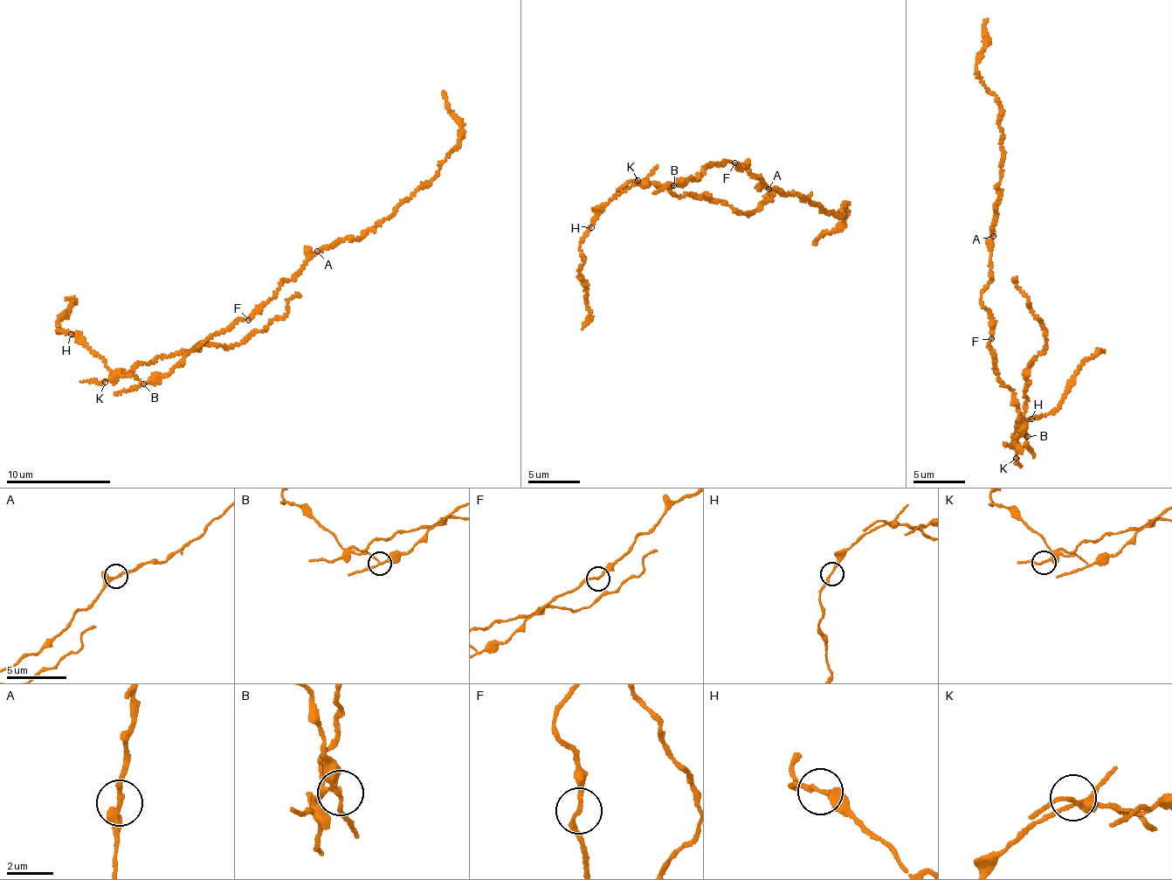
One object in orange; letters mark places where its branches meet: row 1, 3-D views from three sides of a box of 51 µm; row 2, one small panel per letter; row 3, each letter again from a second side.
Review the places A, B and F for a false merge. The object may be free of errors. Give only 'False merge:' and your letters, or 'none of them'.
False merge: B

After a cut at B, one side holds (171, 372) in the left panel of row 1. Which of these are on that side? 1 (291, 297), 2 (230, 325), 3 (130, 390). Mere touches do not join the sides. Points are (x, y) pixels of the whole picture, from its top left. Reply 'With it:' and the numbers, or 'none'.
With it: 2, 3

